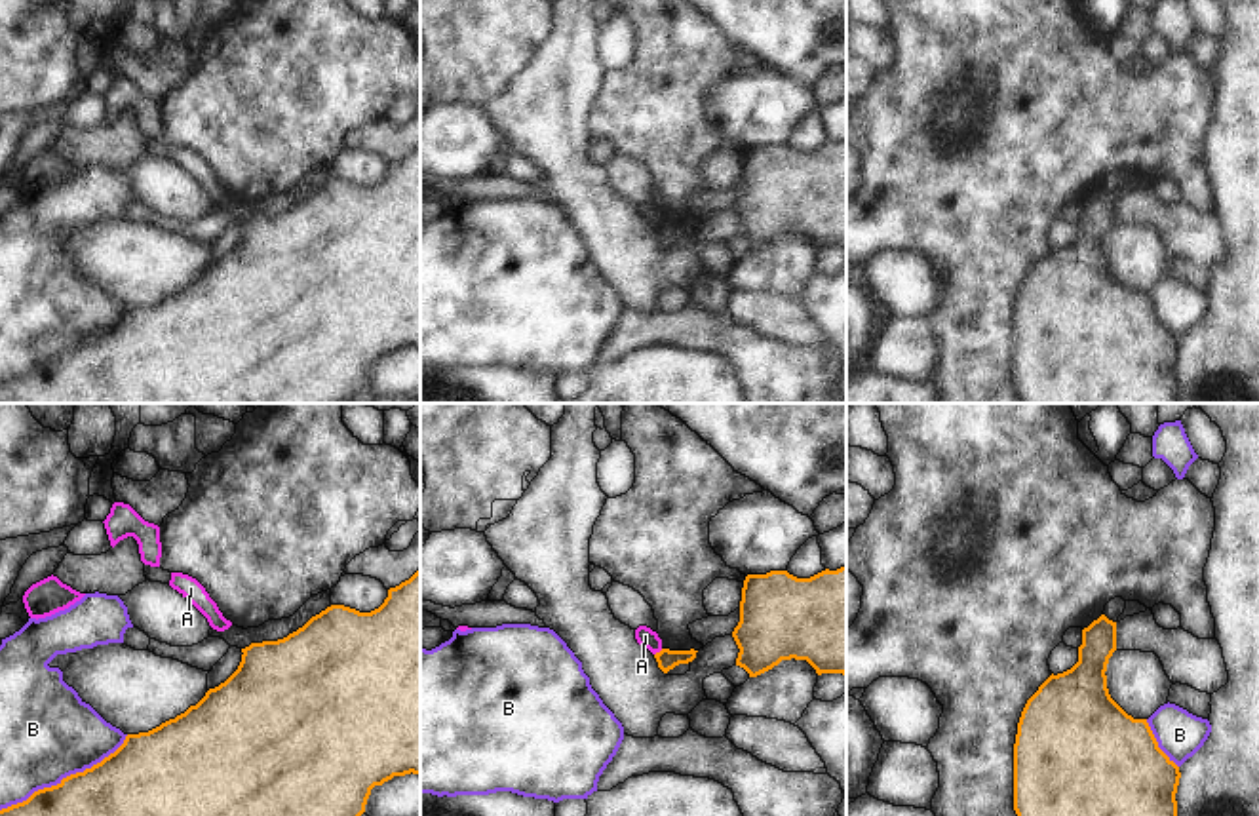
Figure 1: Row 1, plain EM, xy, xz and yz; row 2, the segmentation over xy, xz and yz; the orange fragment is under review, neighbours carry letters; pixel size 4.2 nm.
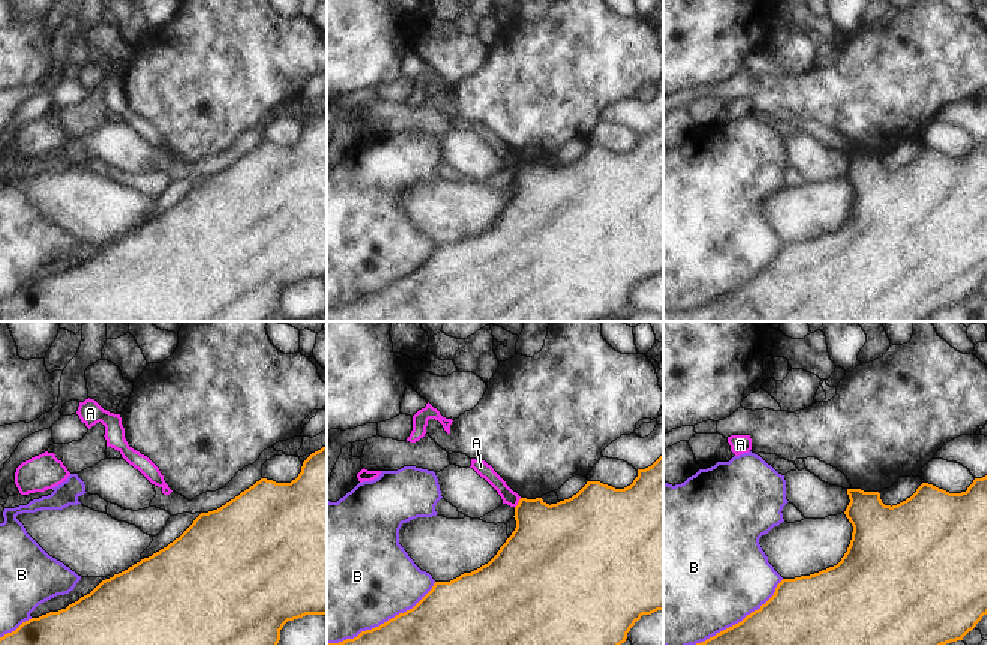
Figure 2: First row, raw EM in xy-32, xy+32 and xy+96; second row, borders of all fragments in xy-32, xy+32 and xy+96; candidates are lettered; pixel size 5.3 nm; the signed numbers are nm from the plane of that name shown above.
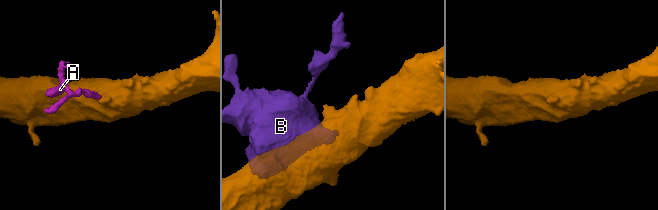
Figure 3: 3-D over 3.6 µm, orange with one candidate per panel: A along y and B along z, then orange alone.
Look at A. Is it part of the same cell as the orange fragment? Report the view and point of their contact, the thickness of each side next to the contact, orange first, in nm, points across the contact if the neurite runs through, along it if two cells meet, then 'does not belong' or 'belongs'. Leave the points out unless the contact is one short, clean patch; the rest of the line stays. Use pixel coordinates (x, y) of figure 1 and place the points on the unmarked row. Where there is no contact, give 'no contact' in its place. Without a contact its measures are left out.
meets orange in xz at (660, 225); 90 nm thick on the orange side, 80 nm on the other; border along xz (662, 223), (655, 229); does not belong

